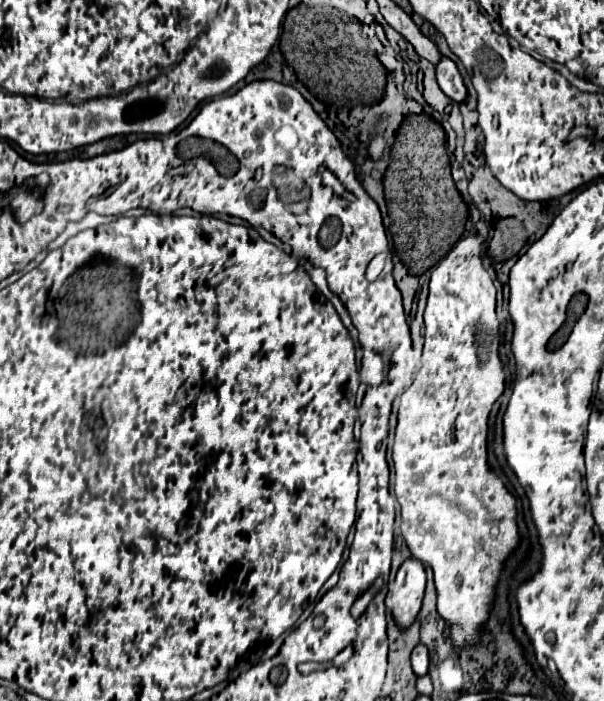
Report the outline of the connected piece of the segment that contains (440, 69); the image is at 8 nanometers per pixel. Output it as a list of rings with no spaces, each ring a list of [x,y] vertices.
[[[442,58],[440,64],[436,66],[436,78],[438,78],[438,86],[442,88],[442,92],[454,100],[454,102],[464,102],[466,100],[466,86],[462,82],[462,76],[456,68],[456,64],[450,58]]]

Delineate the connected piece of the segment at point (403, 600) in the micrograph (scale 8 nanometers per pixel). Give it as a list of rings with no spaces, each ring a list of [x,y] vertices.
[[[414,558],[406,560],[396,574],[394,592],[386,596],[386,608],[400,630],[406,630],[414,624],[422,606],[424,588],[426,588],[424,566]]]

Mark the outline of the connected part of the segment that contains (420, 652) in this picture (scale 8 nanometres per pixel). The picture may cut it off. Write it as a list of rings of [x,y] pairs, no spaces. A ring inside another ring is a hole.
[[[418,644],[412,650],[412,670],[416,676],[424,676],[428,672],[428,650],[424,644]]]

